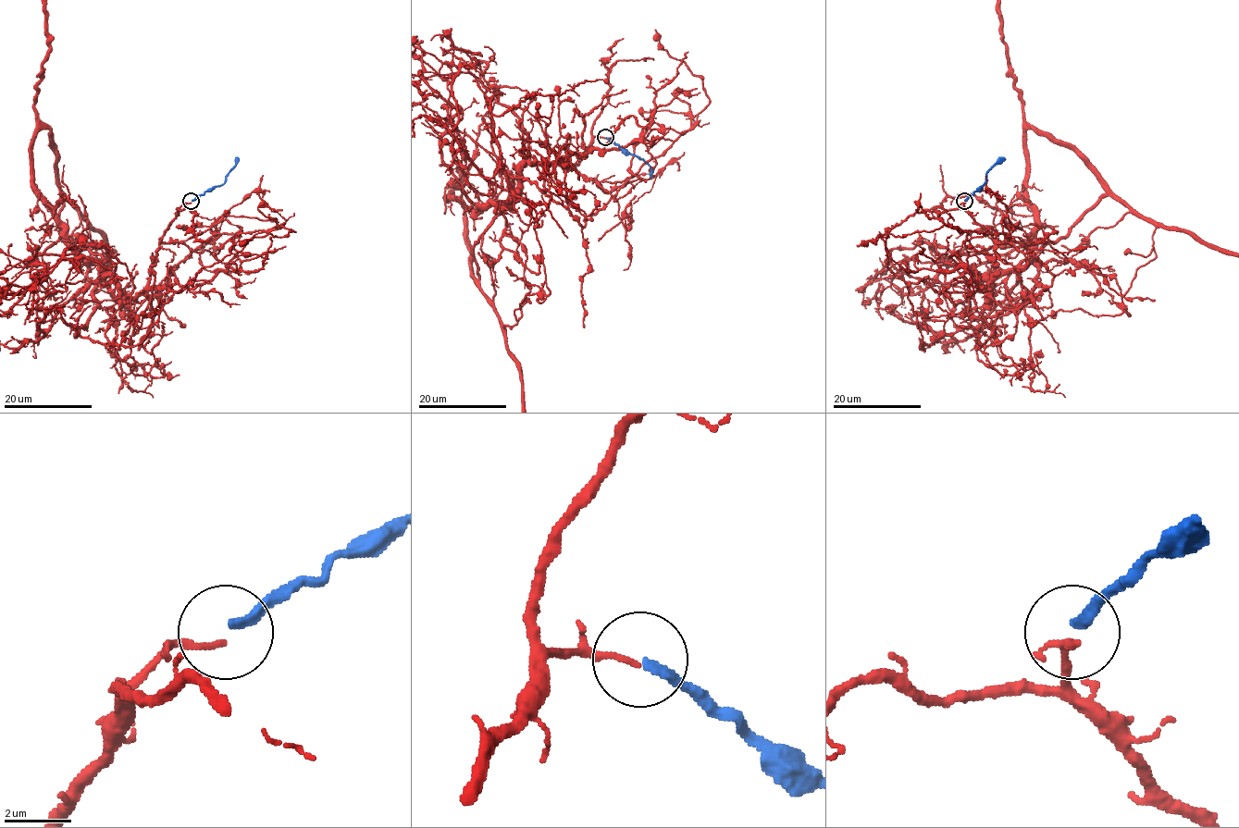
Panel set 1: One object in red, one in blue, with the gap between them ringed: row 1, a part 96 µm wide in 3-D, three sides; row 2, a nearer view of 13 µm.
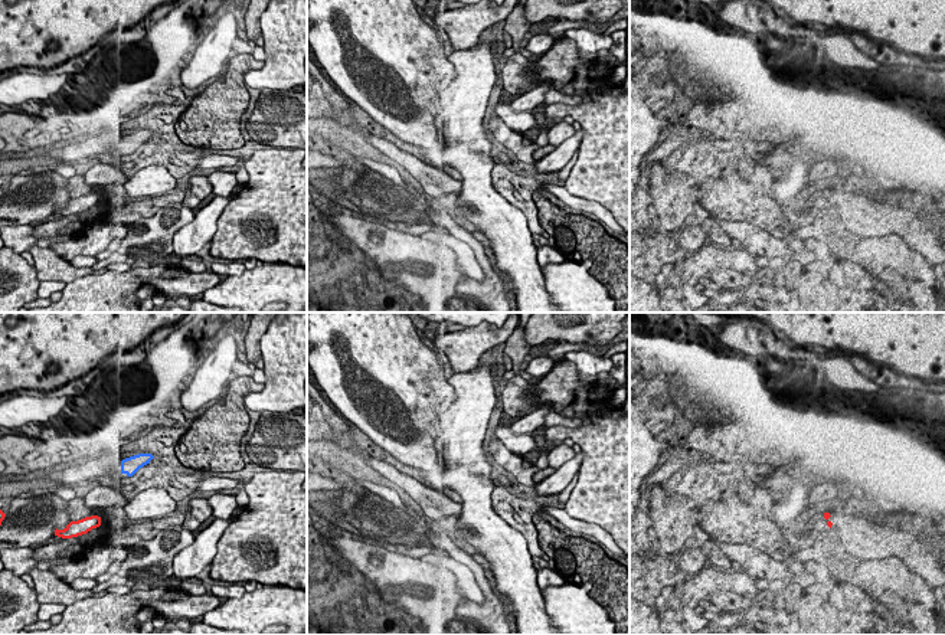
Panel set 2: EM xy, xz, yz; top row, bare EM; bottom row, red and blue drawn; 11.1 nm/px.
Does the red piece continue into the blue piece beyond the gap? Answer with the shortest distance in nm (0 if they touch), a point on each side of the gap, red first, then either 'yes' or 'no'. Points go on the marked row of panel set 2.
550 nm | xy (100, 517), (121, 473) | no

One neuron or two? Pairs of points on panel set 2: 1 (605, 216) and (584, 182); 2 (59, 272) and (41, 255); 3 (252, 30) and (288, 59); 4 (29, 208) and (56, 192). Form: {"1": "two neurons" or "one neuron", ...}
{"1": "two neurons", "2": "one neuron", "3": "two neurons", "4": "one neuron"}

